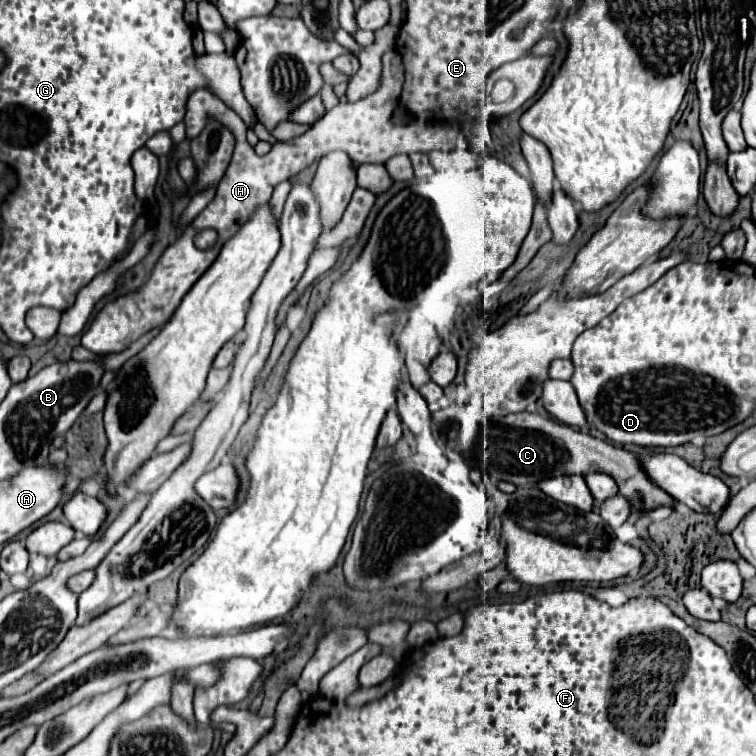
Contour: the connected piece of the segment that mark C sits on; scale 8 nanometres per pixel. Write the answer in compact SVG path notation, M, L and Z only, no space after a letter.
M518 412L486 418L476 432L476 440L470 444L470 448L466 448L464 458L472 468L486 472L494 480L512 482L514 486L536 486L542 480L564 474L586 476L592 472L604 472L616 480L620 496L624 496L632 508L652 512L662 506L676 506L674 498L668 492L652 484L636 454L620 446L612 446L606 440L574 430L542 414Z

